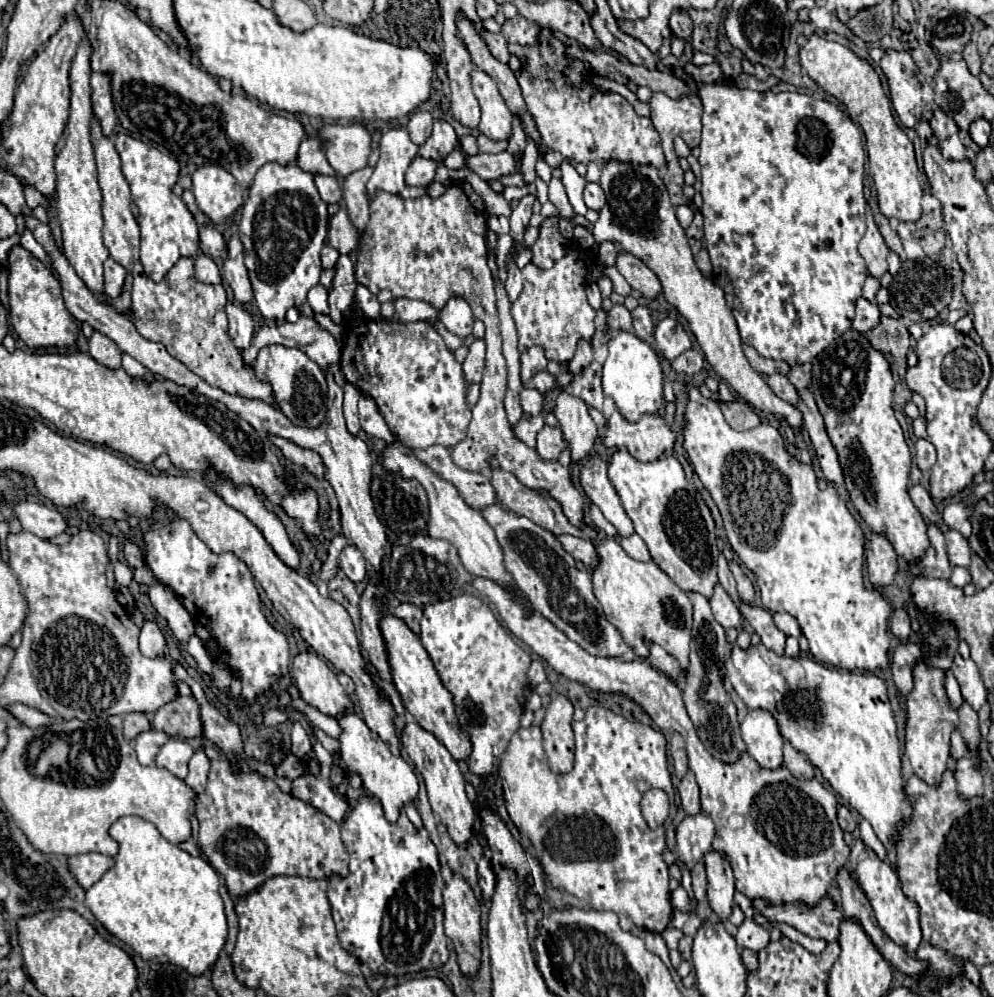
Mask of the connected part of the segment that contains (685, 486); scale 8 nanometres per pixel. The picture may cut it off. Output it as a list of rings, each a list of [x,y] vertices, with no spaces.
[[[622,449],[612,455],[608,477],[636,533],[648,545],[654,563],[658,563],[658,567],[684,591],[710,597],[712,587],[718,583],[716,565],[720,551],[716,545],[716,525],[704,497],[686,481],[678,459],[666,457],[642,463]]]

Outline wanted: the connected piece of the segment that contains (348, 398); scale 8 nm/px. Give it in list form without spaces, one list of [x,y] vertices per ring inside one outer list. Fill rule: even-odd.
[[[352,383],[344,385],[344,415],[346,415],[348,431],[352,435],[360,433],[360,421],[358,421],[358,399],[360,399],[360,395],[362,393]]]

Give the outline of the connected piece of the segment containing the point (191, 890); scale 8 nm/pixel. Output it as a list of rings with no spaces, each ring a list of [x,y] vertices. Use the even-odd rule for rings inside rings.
[[[122,817],[110,827],[120,851],[116,865],[86,891],[86,907],[116,939],[132,947],[144,961],[172,963],[190,975],[202,975],[218,961],[226,945],[228,923],[218,893],[216,869],[170,845],[160,831],[142,817]]]

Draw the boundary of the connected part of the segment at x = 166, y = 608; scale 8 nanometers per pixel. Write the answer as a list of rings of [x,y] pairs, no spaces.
[[[156,583],[148,589],[148,595],[154,609],[168,621],[168,627],[174,631],[174,637],[182,645],[186,645],[188,637],[194,633],[194,621],[190,619],[190,613],[182,607],[182,603],[178,603],[174,591],[162,587],[162,583]]]

